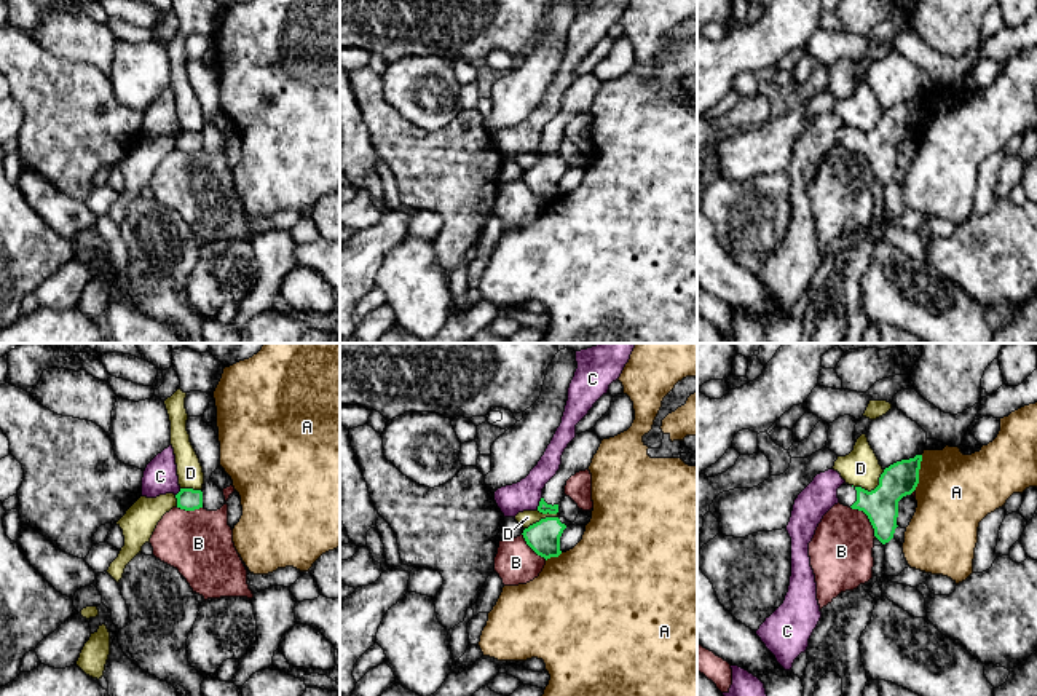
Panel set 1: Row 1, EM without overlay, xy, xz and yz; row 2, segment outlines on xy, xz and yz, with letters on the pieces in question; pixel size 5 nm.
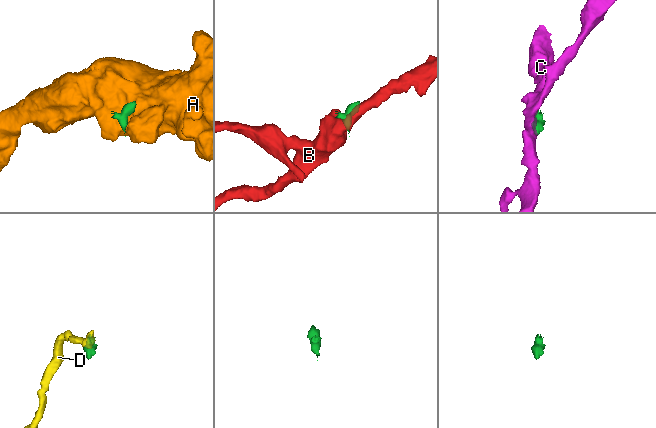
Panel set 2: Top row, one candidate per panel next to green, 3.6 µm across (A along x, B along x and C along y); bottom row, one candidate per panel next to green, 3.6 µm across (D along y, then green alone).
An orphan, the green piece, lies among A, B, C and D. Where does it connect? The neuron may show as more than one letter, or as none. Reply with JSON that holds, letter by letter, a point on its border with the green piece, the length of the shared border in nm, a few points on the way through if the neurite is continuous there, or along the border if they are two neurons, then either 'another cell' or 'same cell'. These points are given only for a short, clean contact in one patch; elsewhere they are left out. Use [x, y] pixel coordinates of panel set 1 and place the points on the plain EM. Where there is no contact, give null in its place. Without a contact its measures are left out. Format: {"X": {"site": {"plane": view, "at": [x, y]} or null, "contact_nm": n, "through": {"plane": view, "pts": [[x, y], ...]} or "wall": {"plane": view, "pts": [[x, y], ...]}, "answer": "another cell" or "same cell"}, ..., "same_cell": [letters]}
{"A": {"site": {"plane": "yz", "at": [918, 115]}, "contact_nm": 190, "wall": {"plane": "yz", "pts": [[922, 98], [918, 128], [913, 133]]}, "answer": "another cell"}, "B": {"site": {"plane": "yz", "at": [868, 160]}, "contact_nm": 200, "answer": "another cell"}, "C": {"site": {"plane": "xz", "at": [540, 146]}, "contact_nm": 70, "wall": {"plane": "xz", "pts": [[541, 139], [536, 150]]}, "answer": "another cell"}, "D": {"site": {"plane": "xz", "at": [541, 162]}, "contact_nm": 190, "wall": {"plane": "xz", "pts": [[557, 154], [525, 171]]}, "answer": "another cell"}, "same_cell": []}

